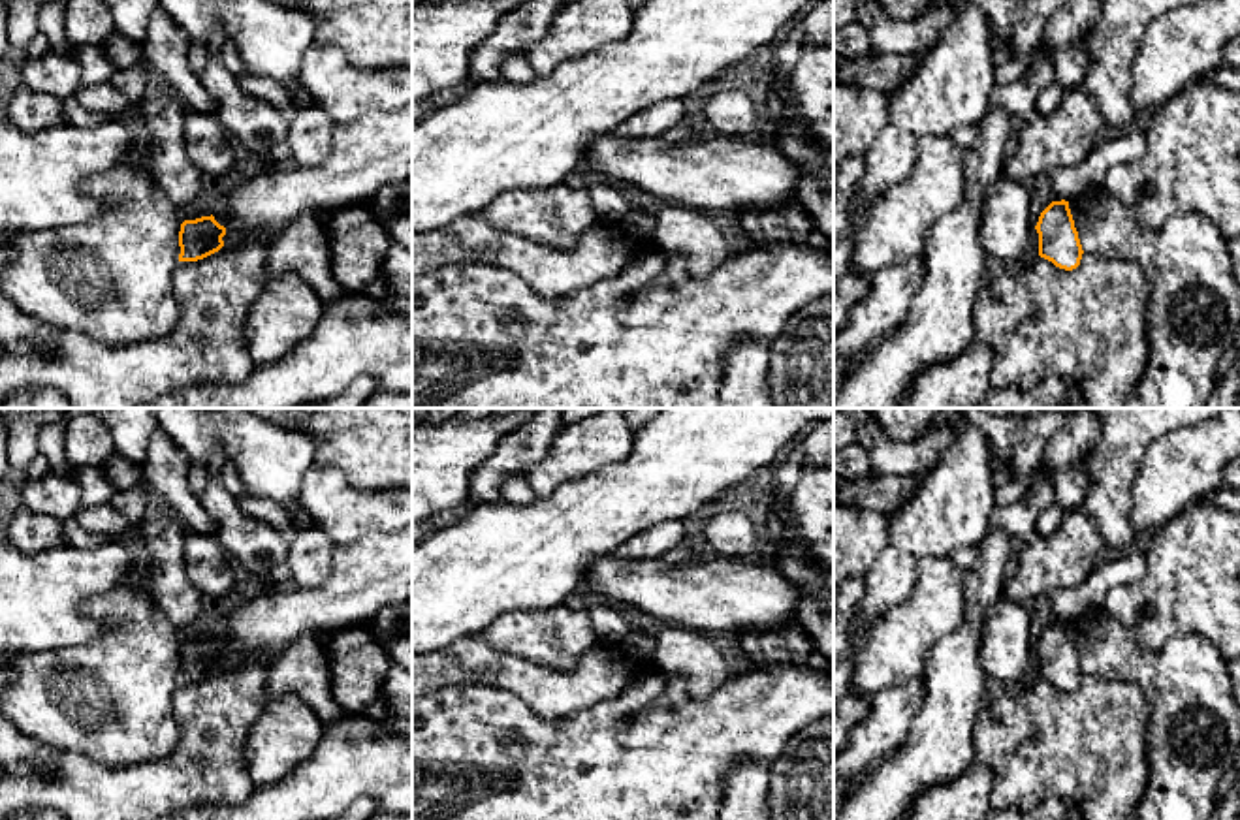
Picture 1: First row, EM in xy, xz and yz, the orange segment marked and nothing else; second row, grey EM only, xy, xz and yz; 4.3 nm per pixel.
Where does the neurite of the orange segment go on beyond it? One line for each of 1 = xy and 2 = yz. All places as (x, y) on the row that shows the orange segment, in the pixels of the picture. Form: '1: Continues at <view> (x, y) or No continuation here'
1: No continuation here
2: No continuation here

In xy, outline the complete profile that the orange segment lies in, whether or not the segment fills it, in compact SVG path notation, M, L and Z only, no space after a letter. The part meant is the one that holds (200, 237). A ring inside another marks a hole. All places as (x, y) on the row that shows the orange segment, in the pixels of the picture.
M213 214L184 220L179 231L179 261L198 261L218 252L224 246L224 235L226 228L220 226Z

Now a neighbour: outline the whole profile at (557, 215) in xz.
M563 182L506 192L478 216L508 233L559 248L572 248L598 220L587 188L574 190Z

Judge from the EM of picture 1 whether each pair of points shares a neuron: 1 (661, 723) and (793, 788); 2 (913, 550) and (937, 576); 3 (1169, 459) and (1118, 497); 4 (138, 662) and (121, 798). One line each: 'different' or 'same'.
1: different
2: different
3: different
4: different

